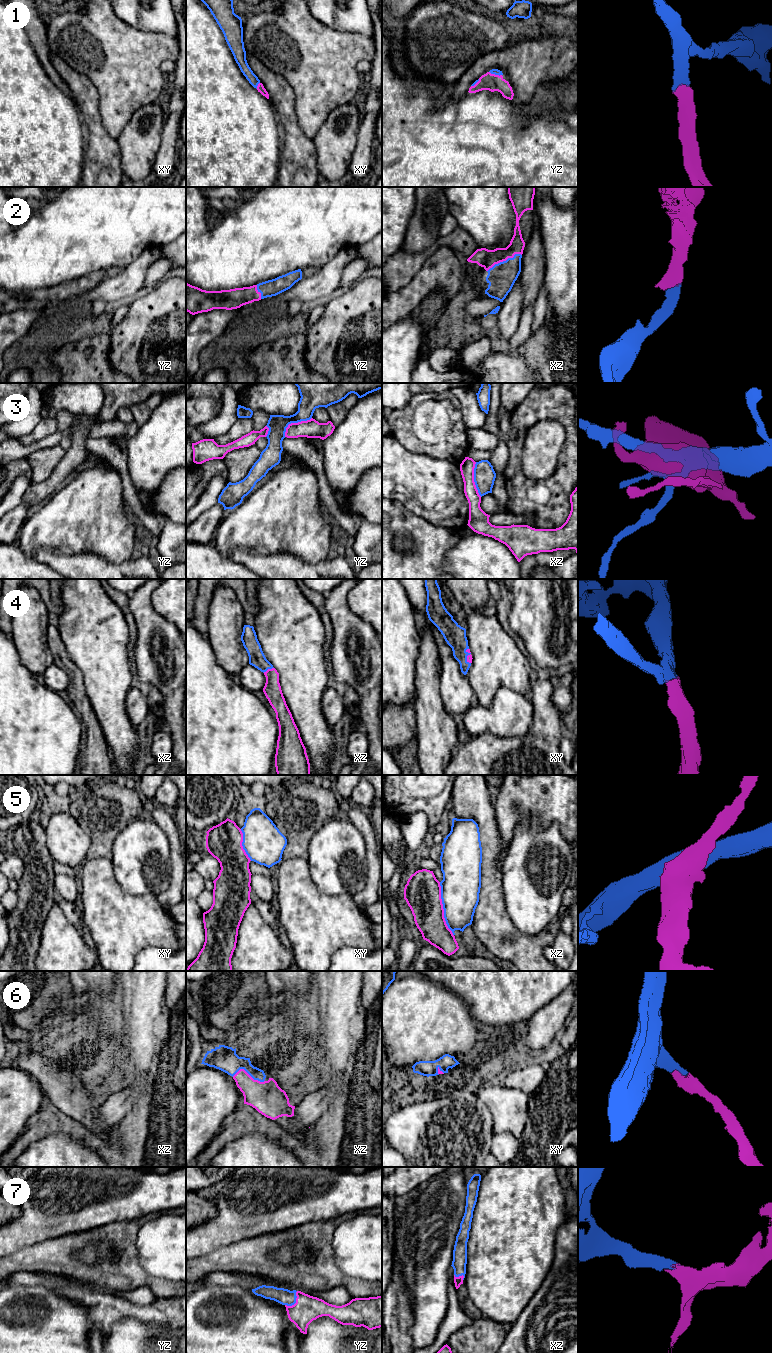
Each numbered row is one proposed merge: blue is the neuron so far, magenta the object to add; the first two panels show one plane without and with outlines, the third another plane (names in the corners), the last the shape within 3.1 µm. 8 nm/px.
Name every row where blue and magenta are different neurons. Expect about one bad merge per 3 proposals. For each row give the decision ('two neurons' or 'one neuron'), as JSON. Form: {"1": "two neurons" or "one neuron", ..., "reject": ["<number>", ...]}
{"1": "one neuron", "2": "one neuron", "3": "two neurons", "4": "one neuron", "5": "two neurons", "6": "one neuron", "7": "one neuron", "reject": ["3", "5"]}

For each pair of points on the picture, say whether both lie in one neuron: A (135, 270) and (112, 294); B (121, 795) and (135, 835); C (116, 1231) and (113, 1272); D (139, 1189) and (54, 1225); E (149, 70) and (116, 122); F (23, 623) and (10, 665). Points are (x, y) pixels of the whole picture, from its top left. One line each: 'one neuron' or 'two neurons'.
A: one neuron
B: two neurons
C: one neuron
D: one neuron
E: one neuron
F: two neurons

